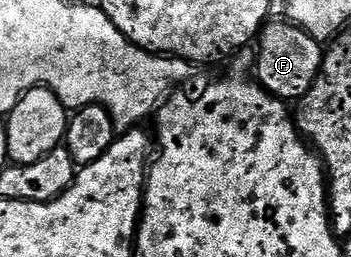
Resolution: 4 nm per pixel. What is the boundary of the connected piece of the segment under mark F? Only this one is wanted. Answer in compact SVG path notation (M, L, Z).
M266 22L262 27L259 42L255 47L255 79L277 99L299 101L309 92L319 73L323 47L315 37L308 35L303 28L294 23L273 22Z

